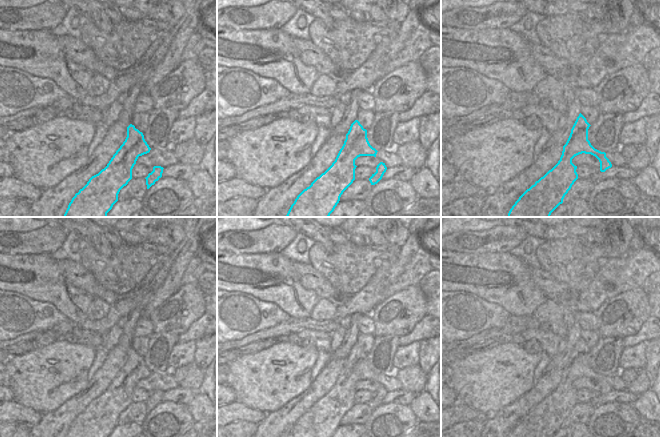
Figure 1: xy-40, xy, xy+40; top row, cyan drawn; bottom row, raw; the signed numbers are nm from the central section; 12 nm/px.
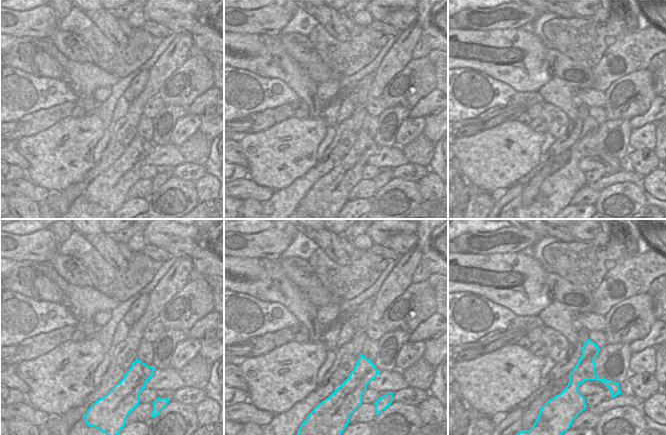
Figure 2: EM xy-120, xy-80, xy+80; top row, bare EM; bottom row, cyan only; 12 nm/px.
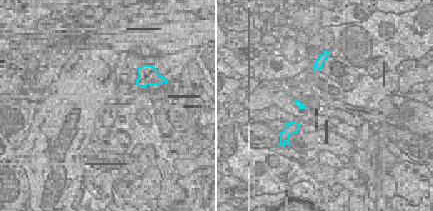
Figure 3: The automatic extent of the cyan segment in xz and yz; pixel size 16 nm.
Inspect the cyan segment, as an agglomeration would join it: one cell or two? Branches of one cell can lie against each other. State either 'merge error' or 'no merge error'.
no merge error

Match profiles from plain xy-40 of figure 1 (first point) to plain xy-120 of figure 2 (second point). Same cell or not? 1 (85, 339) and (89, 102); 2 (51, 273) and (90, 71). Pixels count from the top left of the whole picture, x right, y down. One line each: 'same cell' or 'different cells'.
1: same cell
2: different cells

